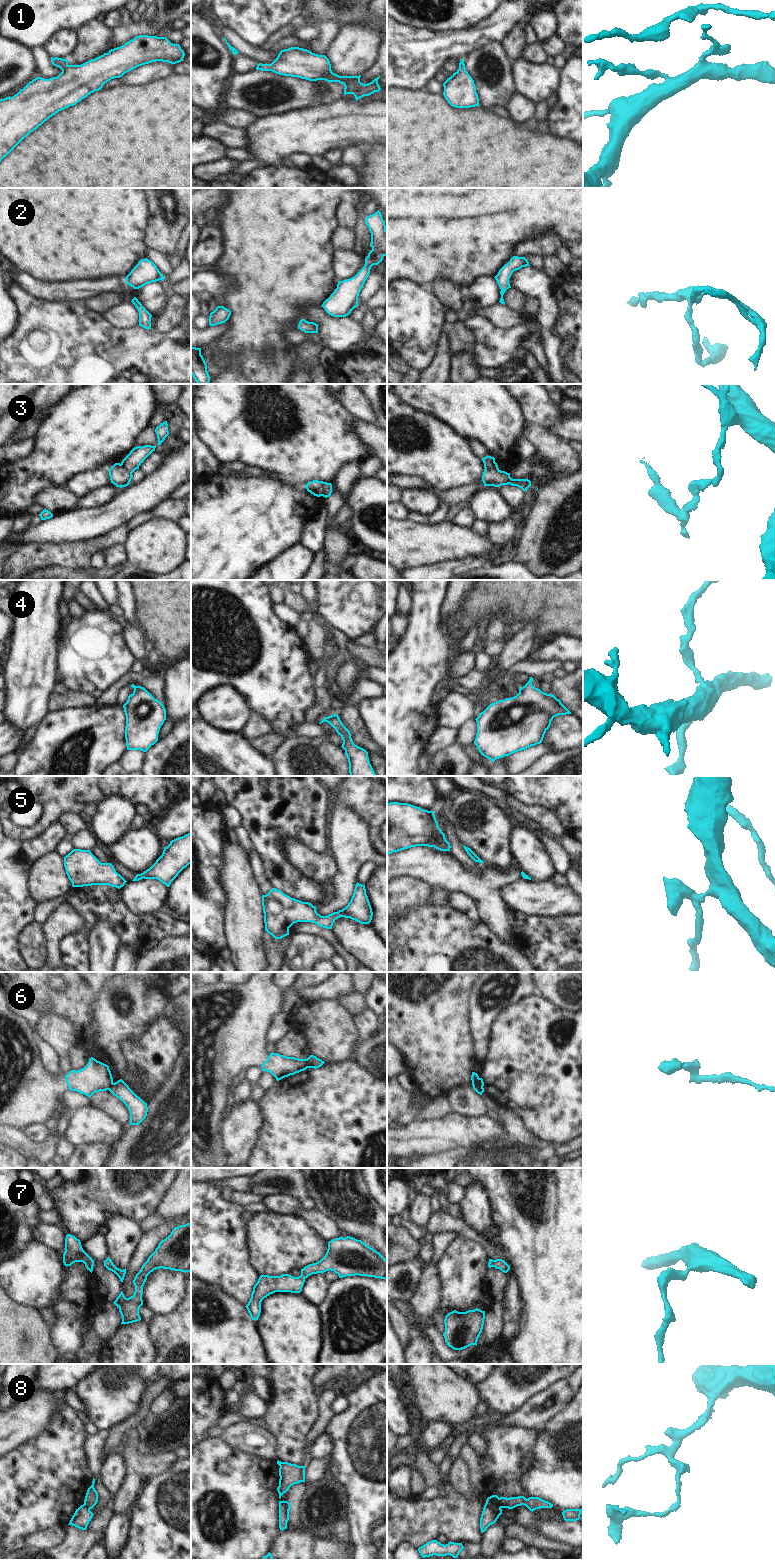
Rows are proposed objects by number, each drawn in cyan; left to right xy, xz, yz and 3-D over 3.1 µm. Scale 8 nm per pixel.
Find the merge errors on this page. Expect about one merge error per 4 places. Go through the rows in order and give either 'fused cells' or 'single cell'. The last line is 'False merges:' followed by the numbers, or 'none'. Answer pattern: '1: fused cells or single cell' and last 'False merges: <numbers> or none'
1: single cell
2: single cell
3: fused cells
4: single cell
5: single cell
6: fused cells
7: single cell
8: fused cells
False merges: 3, 6, 8

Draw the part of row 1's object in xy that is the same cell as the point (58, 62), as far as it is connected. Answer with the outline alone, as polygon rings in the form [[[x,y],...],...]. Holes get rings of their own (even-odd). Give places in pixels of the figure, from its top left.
[[[140,35],[81,65],[69,65],[67,59],[51,57],[52,64],[62,70],[57,77],[50,79],[37,77],[13,97],[0,99],[0,162],[50,117],[76,105],[91,93],[101,90],[111,79],[120,78],[125,73],[151,62],[176,64],[183,61],[184,56],[185,53],[180,45],[171,43],[166,37]]]

